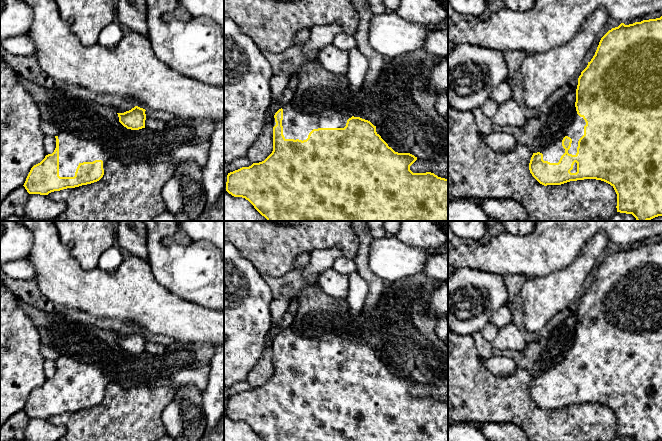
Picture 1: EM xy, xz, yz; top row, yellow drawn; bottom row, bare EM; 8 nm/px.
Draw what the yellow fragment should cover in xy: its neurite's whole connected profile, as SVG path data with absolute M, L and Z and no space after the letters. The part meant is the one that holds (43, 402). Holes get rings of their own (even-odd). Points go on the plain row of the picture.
M63 355L55 362L54 376L34 389L26 402L23 410L29 418L48 419L54 415L91 408L103 401L109 380L98 365L80 362Z

